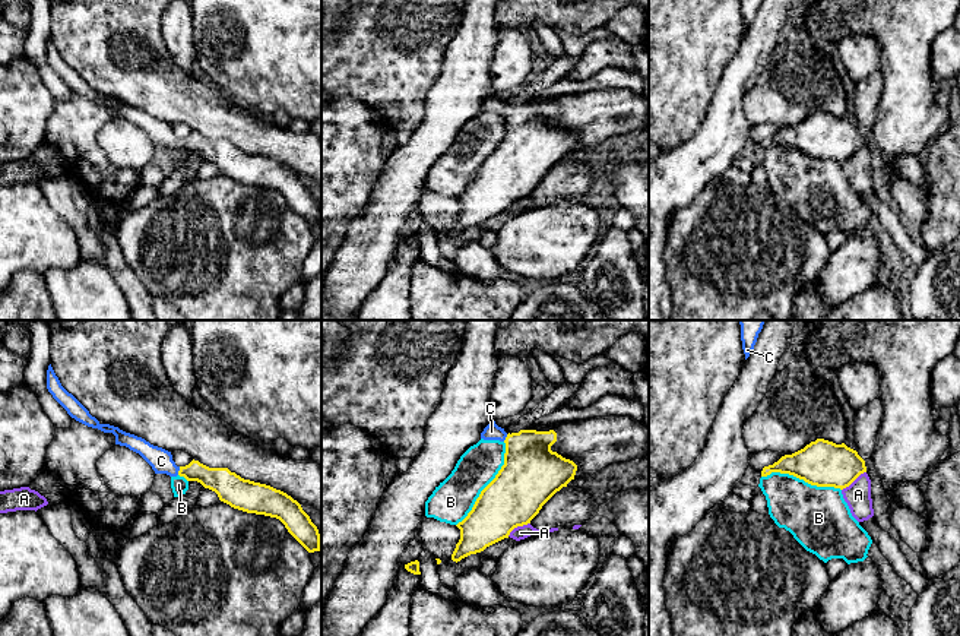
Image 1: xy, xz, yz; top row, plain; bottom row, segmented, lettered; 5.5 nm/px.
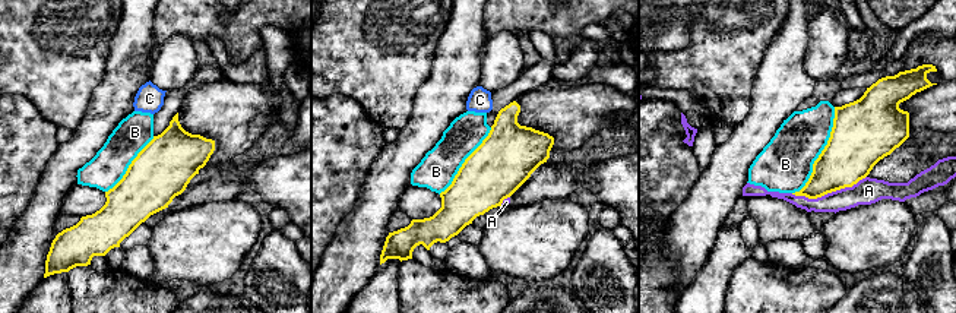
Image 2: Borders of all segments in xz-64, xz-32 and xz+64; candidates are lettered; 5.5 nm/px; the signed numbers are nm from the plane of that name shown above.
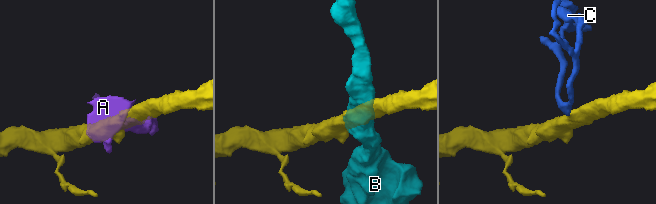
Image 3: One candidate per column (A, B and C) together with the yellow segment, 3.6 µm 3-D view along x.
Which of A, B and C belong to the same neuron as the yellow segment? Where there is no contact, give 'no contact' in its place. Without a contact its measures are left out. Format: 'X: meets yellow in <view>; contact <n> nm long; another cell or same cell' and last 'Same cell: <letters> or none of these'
A: meets yellow in yz; contact 170 nm long; another cell
B: meets yellow in xz; contact 550 nm long; another cell
C: meets yellow in xy; contact 50 nm long; same cell
Same cell: C

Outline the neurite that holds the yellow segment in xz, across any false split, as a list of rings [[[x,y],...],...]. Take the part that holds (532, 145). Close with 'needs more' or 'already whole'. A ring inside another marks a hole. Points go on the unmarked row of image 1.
[[[492,94],[484,101],[481,111],[506,116],[504,137],[481,164],[468,189],[456,197],[460,202],[460,212],[452,227],[452,232],[456,235],[508,211],[514,200],[530,196],[542,178],[574,152],[577,143],[577,137],[573,133],[551,123],[551,118],[557,114],[554,102],[520,102],[519,105],[507,107],[504,101]]]; needs more

